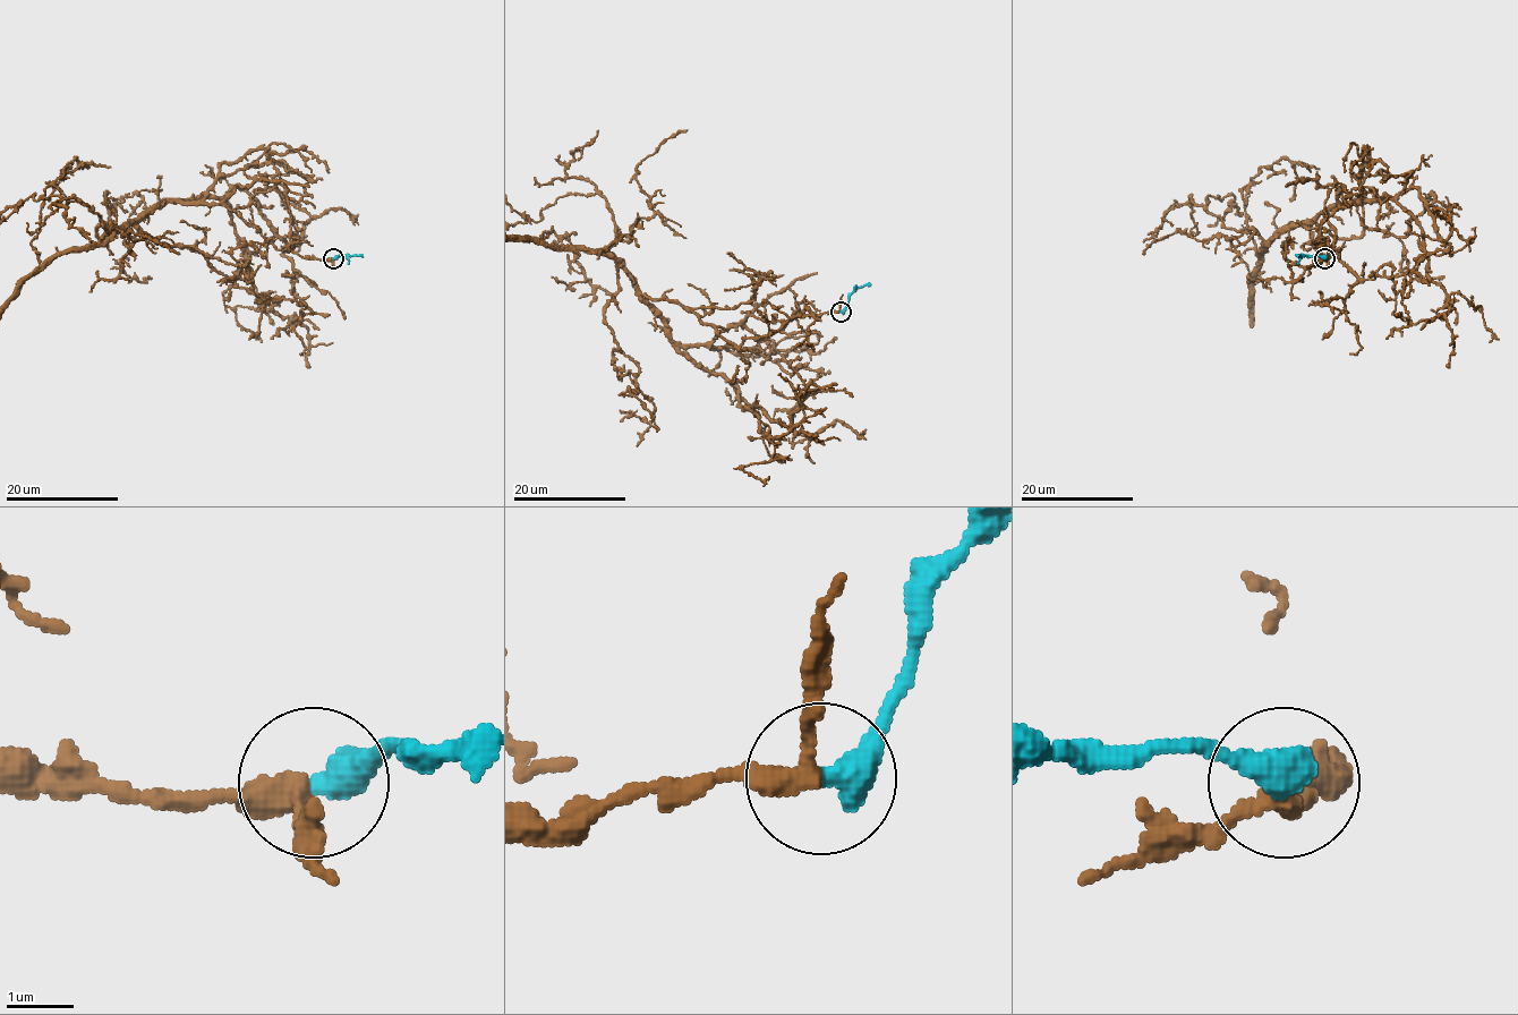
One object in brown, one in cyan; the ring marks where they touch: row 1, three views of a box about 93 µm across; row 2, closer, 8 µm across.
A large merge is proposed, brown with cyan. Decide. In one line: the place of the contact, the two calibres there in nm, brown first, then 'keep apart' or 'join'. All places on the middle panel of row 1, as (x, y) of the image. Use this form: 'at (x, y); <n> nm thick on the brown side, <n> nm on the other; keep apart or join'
at (841, 312); 320 nm thick on the brown side, 500 nm on the other; join

